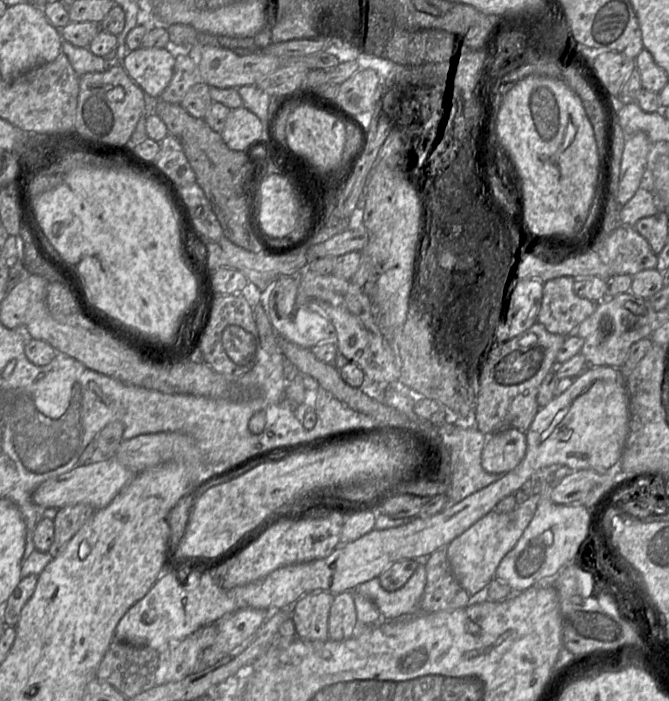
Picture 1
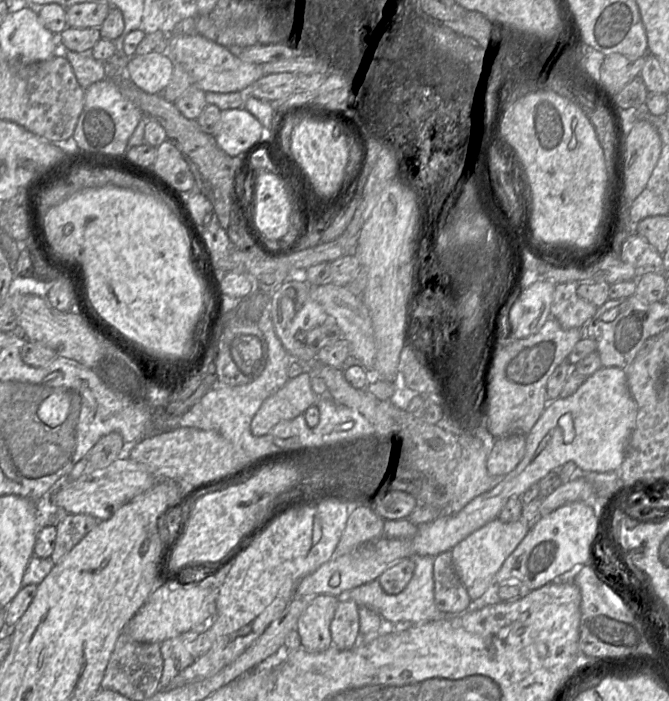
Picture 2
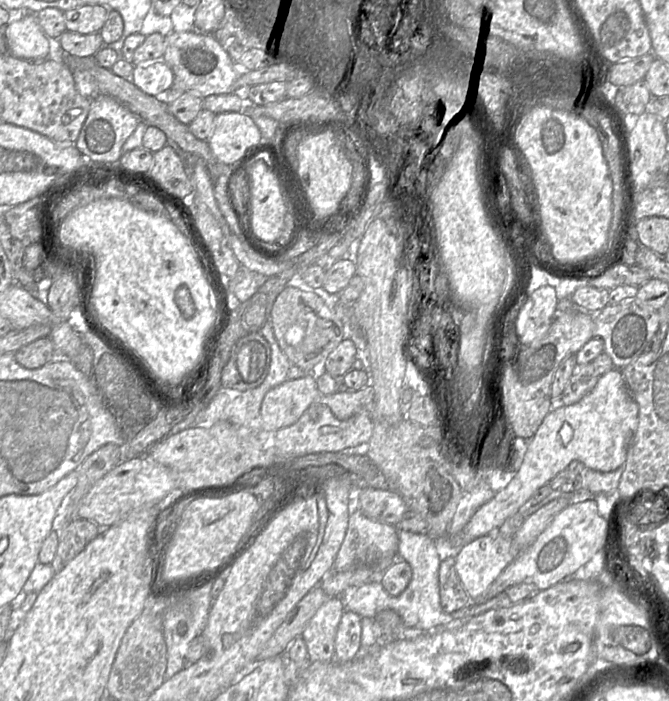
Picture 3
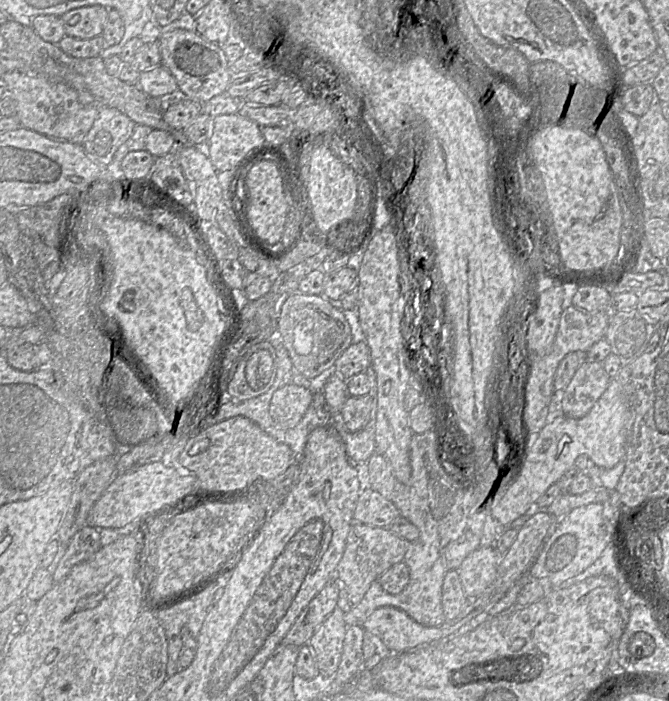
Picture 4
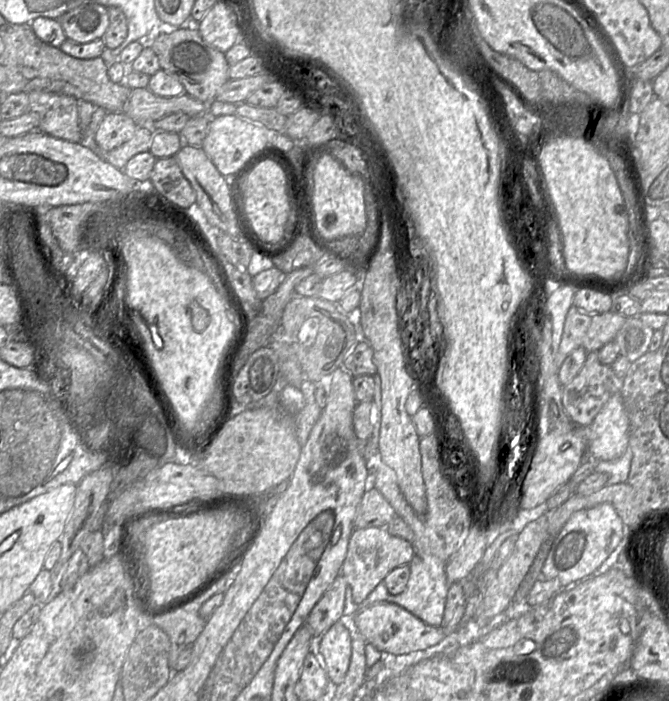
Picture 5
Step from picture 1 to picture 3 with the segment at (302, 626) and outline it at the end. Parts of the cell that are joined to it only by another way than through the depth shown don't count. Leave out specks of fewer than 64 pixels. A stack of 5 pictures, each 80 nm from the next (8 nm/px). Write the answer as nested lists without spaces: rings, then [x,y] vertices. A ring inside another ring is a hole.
[[[330,597],[306,625],[301,636],[306,643],[310,662],[335,659],[335,635],[343,612],[340,598]]]

